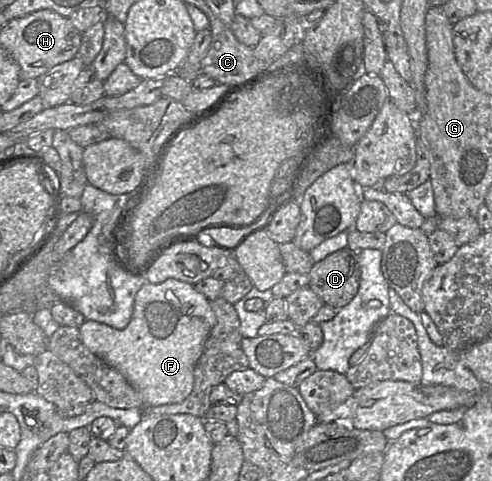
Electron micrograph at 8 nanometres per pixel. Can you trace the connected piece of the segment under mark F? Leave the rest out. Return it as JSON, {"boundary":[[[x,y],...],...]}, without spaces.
{"boundary":[[[170,278],[160,284],[145,282],[135,296],[133,314],[126,328],[117,330],[85,320],[79,332],[86,348],[121,373],[138,393],[145,407],[155,407],[180,403],[190,395],[194,384],[194,368],[215,324],[216,316],[206,296],[198,292],[194,285]]]}

